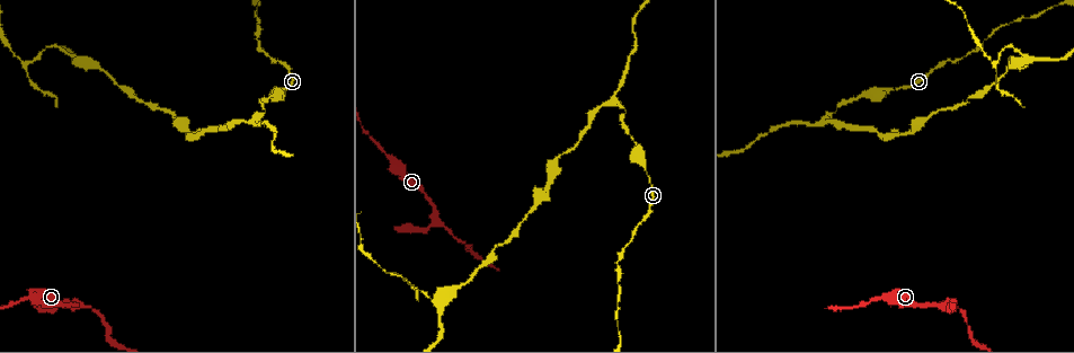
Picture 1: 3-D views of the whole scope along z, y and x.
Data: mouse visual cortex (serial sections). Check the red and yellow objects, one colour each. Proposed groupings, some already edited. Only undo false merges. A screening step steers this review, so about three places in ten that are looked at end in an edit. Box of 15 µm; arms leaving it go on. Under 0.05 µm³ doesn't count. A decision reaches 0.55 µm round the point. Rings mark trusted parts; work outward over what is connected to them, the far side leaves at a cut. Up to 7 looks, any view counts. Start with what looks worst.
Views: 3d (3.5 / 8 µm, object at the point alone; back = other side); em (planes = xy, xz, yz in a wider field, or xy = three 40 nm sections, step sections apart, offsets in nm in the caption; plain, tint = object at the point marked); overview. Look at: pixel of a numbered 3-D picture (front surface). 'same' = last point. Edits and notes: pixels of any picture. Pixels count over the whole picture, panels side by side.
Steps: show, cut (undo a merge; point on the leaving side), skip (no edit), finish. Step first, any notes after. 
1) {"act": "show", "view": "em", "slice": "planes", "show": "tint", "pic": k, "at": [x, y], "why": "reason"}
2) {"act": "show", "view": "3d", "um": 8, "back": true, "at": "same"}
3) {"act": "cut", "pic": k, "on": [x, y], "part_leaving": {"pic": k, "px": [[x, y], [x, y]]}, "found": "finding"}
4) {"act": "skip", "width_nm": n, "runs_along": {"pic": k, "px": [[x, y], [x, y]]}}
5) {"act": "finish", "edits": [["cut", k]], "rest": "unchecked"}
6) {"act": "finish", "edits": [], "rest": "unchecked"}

{"act": "show", "view": "3d", "um": 3.5, "pic": 1, "at": [614, 101]}

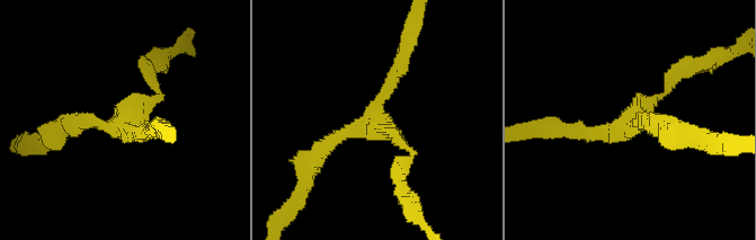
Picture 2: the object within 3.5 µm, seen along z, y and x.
{"act": "show", "view": "em", "slice": "xy", "step": 2, "show": "tint", "pic": 2, "at": [379, 129], "arms": 3, "arm_widths_nm": [150, 200, 200], "why": "now the EM"}

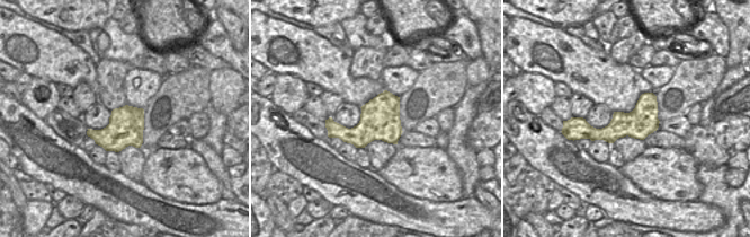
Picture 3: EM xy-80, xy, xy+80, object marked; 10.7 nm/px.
{"act": "skip", "runs_along": {"pic": 3, "px": [[653, 98], [610, 133], [580, 122]]}, "found": "one cell here"}

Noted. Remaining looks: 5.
{"act": "show", "view": "3d", "um": 3.5, "pic": 1, "at": [78, 59], "why": "branch point"}

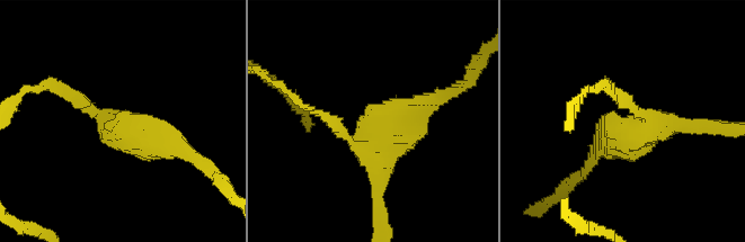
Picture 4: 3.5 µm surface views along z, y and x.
{"act": "show", "view": "em", "slice": "xy", "step": 3, "show": "tint", "pic": 4, "at": [118, 129], "arms": 3, "arm_widths_nm": [150, 200, 350], "why": "now the EM"}

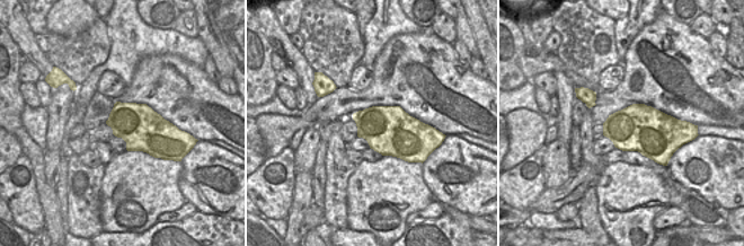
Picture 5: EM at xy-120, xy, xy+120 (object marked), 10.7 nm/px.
{"act": "show", "view": "em", "slice": "xy", "step": 2, "show": "tint", "at": "same", "why": "another direction"}

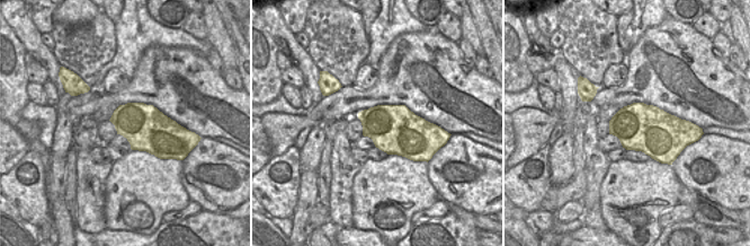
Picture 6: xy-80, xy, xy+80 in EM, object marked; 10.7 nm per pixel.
{"act": "skip", "runs_along": {"pic": 4, "px": [[175, 146], [120, 133], [64, 91]]}, "found": "continuous, no second cell"}

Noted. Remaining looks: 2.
{"act": "show", "view": "3d", "um": 8, "pic": 1, "at": [380, 266], "why": "a narrow waist"}

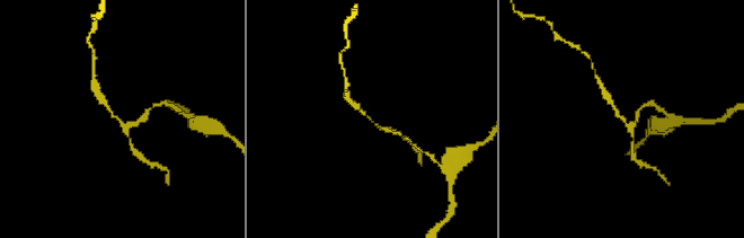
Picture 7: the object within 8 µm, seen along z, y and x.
{"act": "show", "view": "3d", "um": 3.5, "pic": 7, "at": [625, 121], "why": "closer look"}

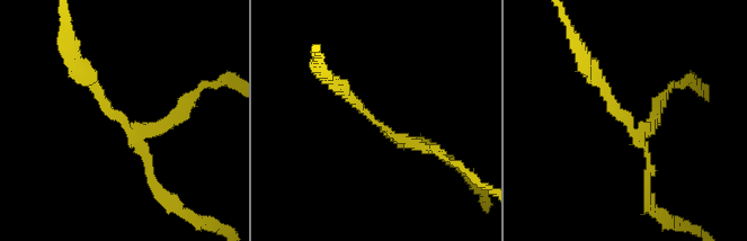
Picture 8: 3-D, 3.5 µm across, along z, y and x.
{"act": "cut", "pic": 8, "on": [647, 178], "part_leaving": {"pic": 8, "px": [[645, 128], [615, 110], [587, 62]]}, "found": "two cells meet here"}

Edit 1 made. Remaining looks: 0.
{"act": "finish", "edits": [["cut", 8]], "rest": "unchecked"}

